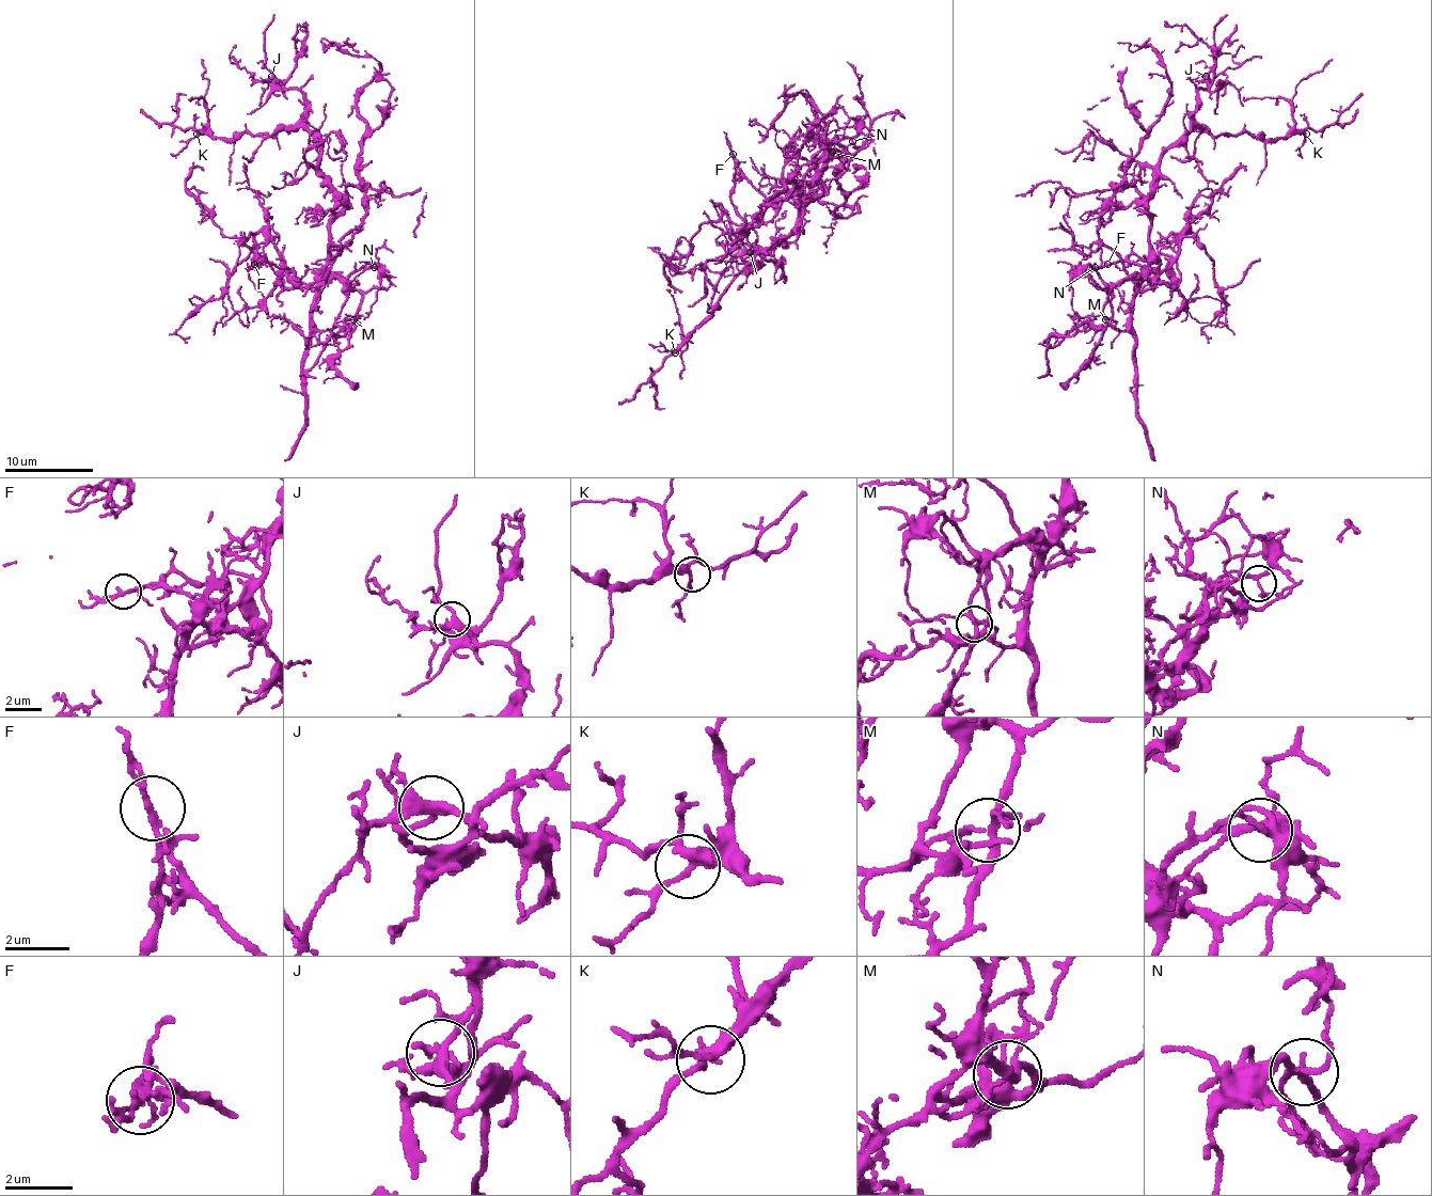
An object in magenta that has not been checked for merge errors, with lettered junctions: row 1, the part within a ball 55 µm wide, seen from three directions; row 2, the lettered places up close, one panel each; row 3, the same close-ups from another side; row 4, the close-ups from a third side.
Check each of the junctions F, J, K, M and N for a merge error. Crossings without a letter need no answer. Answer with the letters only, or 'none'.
F, M

